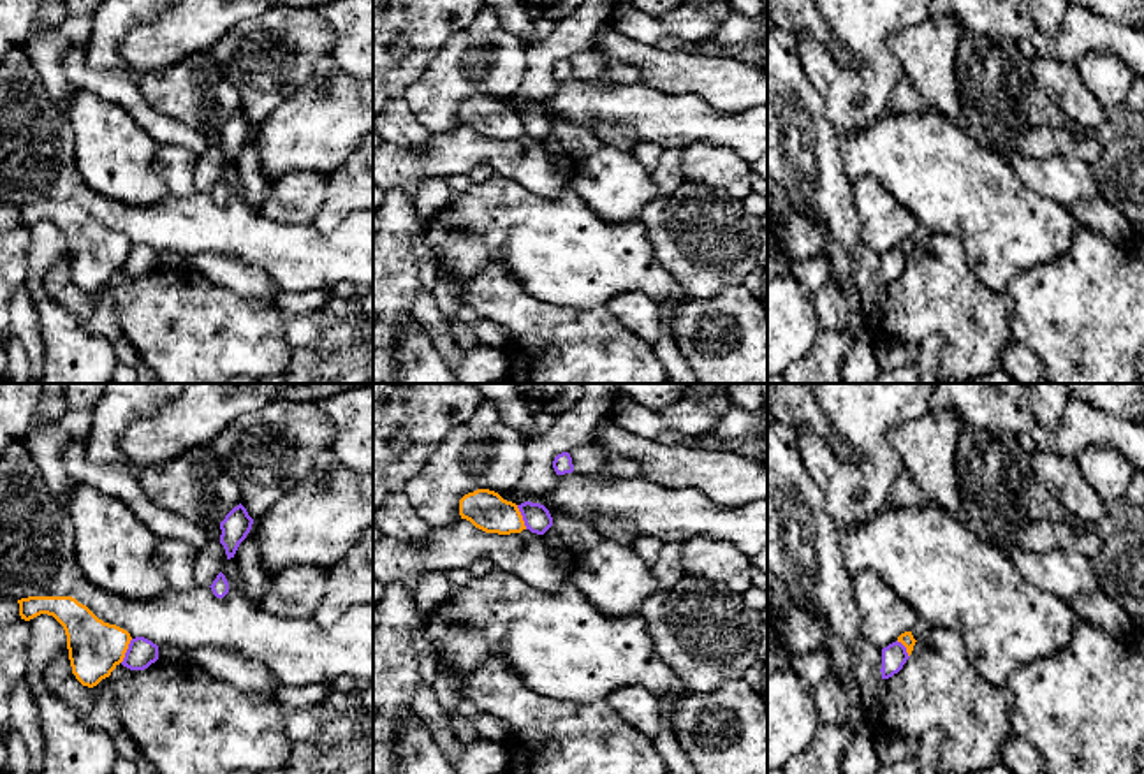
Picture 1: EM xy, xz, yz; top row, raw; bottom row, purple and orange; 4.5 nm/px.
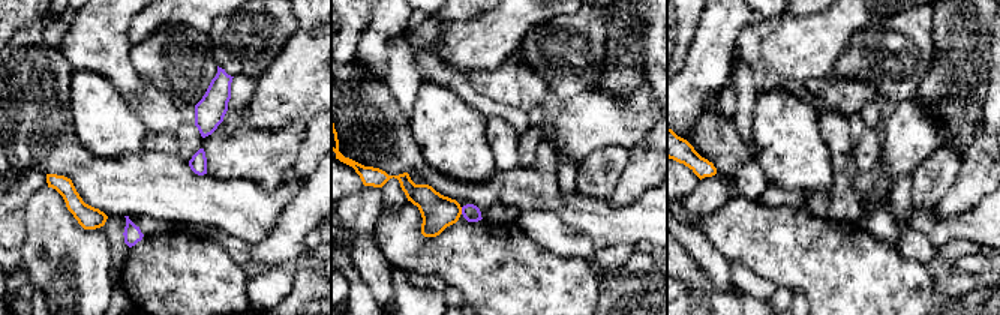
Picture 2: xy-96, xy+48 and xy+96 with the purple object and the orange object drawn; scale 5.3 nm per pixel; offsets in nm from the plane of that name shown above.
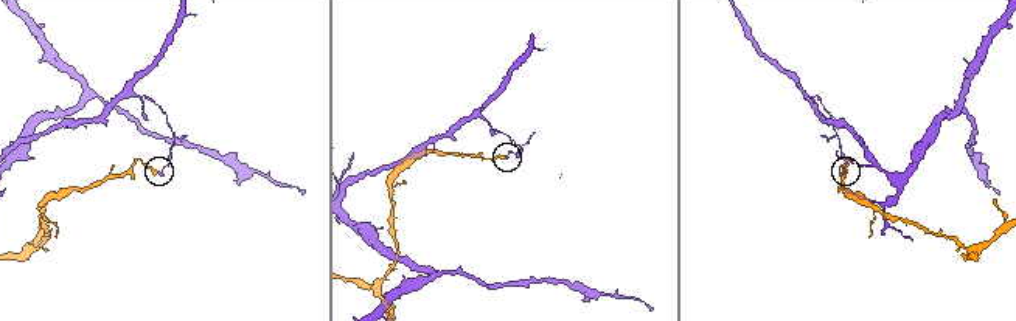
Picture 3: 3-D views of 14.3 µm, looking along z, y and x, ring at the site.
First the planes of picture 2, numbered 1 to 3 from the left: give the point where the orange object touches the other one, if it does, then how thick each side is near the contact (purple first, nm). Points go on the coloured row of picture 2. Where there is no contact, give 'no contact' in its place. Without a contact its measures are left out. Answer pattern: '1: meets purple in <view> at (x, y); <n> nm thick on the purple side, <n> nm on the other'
1: no contact
2: meets purple in xy+48 at (462, 210); 90 nm thick on the purple side, 190 nm on the other
3: no contact

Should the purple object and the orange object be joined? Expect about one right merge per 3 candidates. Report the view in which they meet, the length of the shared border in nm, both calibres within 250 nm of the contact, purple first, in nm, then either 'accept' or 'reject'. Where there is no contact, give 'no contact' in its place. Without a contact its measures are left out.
xy | 130 nm | 140/240 nm | reject

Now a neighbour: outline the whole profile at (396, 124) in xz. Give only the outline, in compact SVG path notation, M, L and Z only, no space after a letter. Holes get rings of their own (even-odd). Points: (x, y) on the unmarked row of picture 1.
M385 97L382 111L373 116L373 130L382 141L403 150L422 150L431 132L415 118L403 97Z

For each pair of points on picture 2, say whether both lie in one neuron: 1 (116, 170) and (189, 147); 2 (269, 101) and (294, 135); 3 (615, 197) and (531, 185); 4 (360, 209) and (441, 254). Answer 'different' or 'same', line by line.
1: different
2: different
3: different
4: different

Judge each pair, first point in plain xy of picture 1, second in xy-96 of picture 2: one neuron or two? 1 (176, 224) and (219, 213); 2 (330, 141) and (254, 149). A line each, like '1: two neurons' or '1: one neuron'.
1: one neuron
2: two neurons

